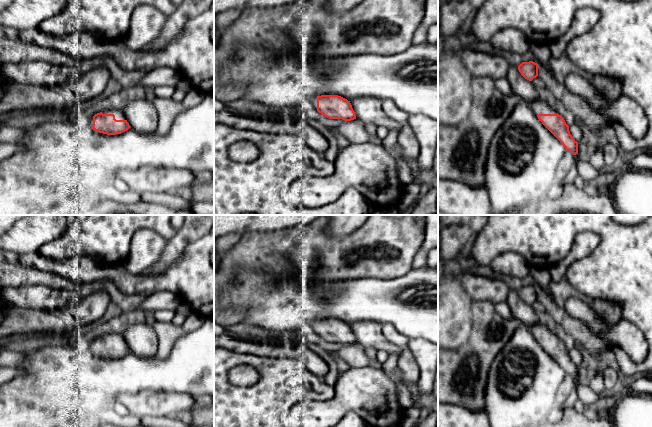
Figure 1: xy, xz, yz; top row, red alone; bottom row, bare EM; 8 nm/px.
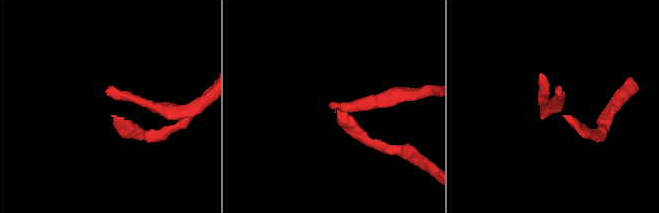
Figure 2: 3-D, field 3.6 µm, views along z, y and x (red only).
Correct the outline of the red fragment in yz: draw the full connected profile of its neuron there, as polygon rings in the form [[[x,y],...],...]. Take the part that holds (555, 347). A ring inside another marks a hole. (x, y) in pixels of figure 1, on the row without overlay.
[[[541,323],[531,327],[532,334],[542,348],[562,367],[573,379],[578,378],[578,366],[572,361],[569,350],[564,342]]]

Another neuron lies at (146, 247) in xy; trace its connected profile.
[[[137,230],[130,243],[130,254],[123,263],[127,272],[142,274],[153,266],[161,258],[168,242],[152,230]]]

